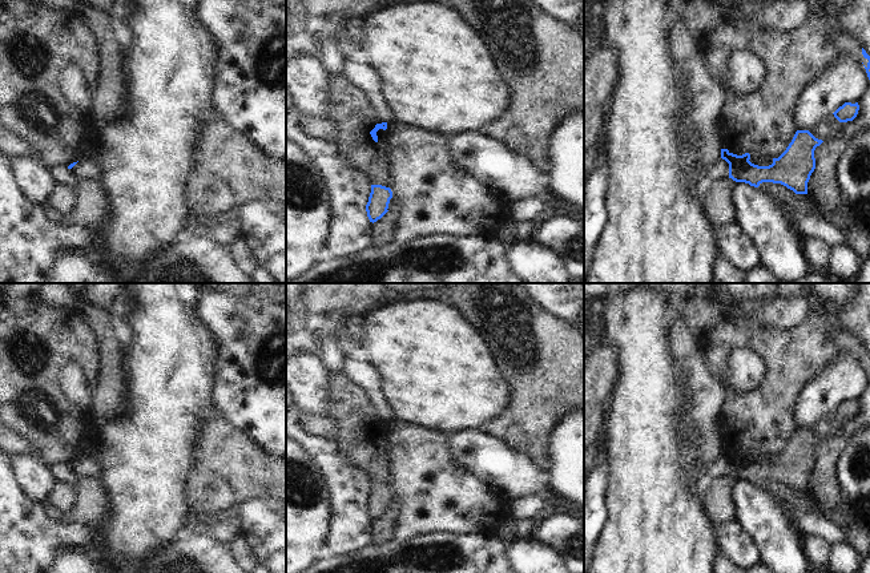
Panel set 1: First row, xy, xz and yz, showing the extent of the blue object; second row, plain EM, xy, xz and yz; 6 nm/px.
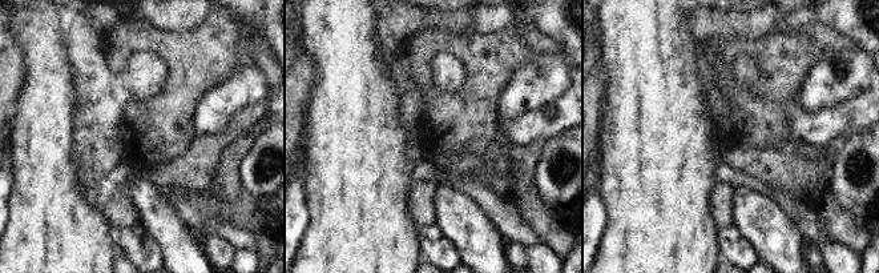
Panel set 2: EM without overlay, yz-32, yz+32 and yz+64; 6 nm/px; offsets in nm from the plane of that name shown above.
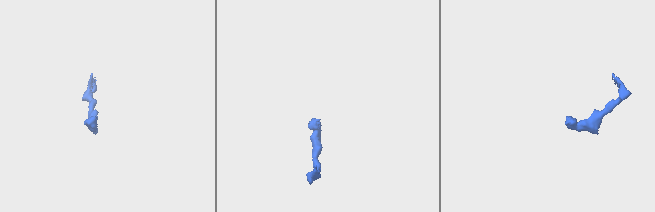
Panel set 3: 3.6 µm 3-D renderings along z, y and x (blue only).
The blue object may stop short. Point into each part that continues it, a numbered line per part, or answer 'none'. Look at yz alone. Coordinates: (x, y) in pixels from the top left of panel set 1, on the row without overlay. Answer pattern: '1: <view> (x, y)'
1: yz (846, 342)

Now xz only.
none

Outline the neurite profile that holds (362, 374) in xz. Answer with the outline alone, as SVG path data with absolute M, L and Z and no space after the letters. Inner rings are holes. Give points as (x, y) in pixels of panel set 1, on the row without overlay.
M345 358L342 371L354 386L367 395L378 417L382 420L394 419L394 413L380 392L380 376L370 362Z

